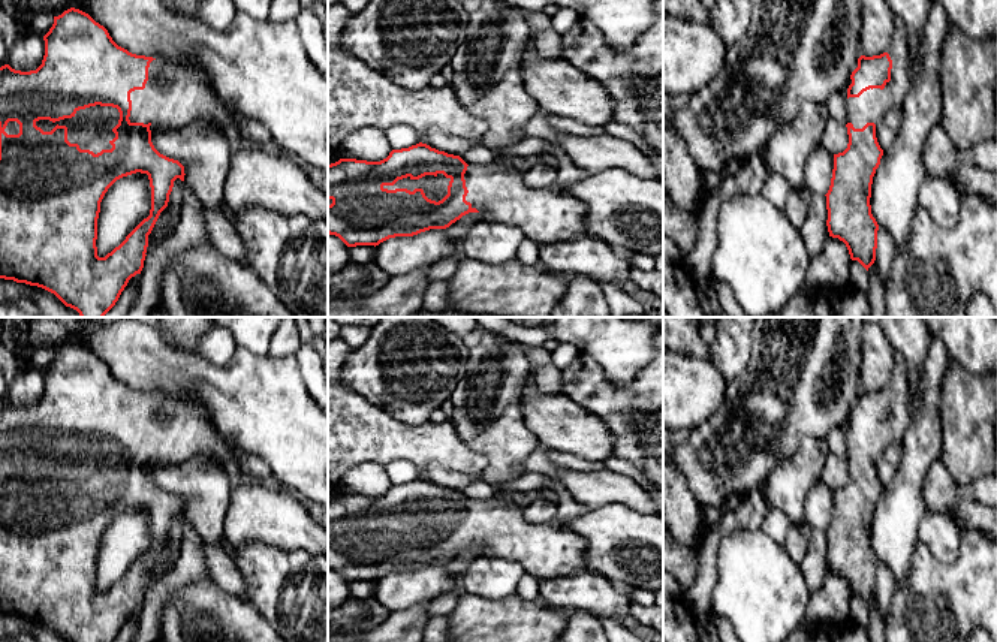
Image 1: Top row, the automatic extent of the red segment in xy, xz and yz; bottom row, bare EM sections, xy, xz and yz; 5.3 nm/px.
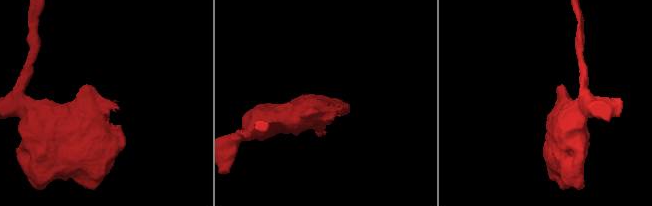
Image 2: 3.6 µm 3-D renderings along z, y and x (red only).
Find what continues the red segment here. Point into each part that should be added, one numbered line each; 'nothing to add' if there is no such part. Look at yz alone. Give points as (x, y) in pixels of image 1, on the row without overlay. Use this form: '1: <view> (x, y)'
1: yz (872, 440)

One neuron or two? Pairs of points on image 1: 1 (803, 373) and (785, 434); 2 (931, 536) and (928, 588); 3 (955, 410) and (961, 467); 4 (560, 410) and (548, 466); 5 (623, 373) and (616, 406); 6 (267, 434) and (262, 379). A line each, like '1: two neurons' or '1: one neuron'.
1: one neuron
2: two neurons
3: one neuron
4: two neurons
5: two neurons
6: one neuron

